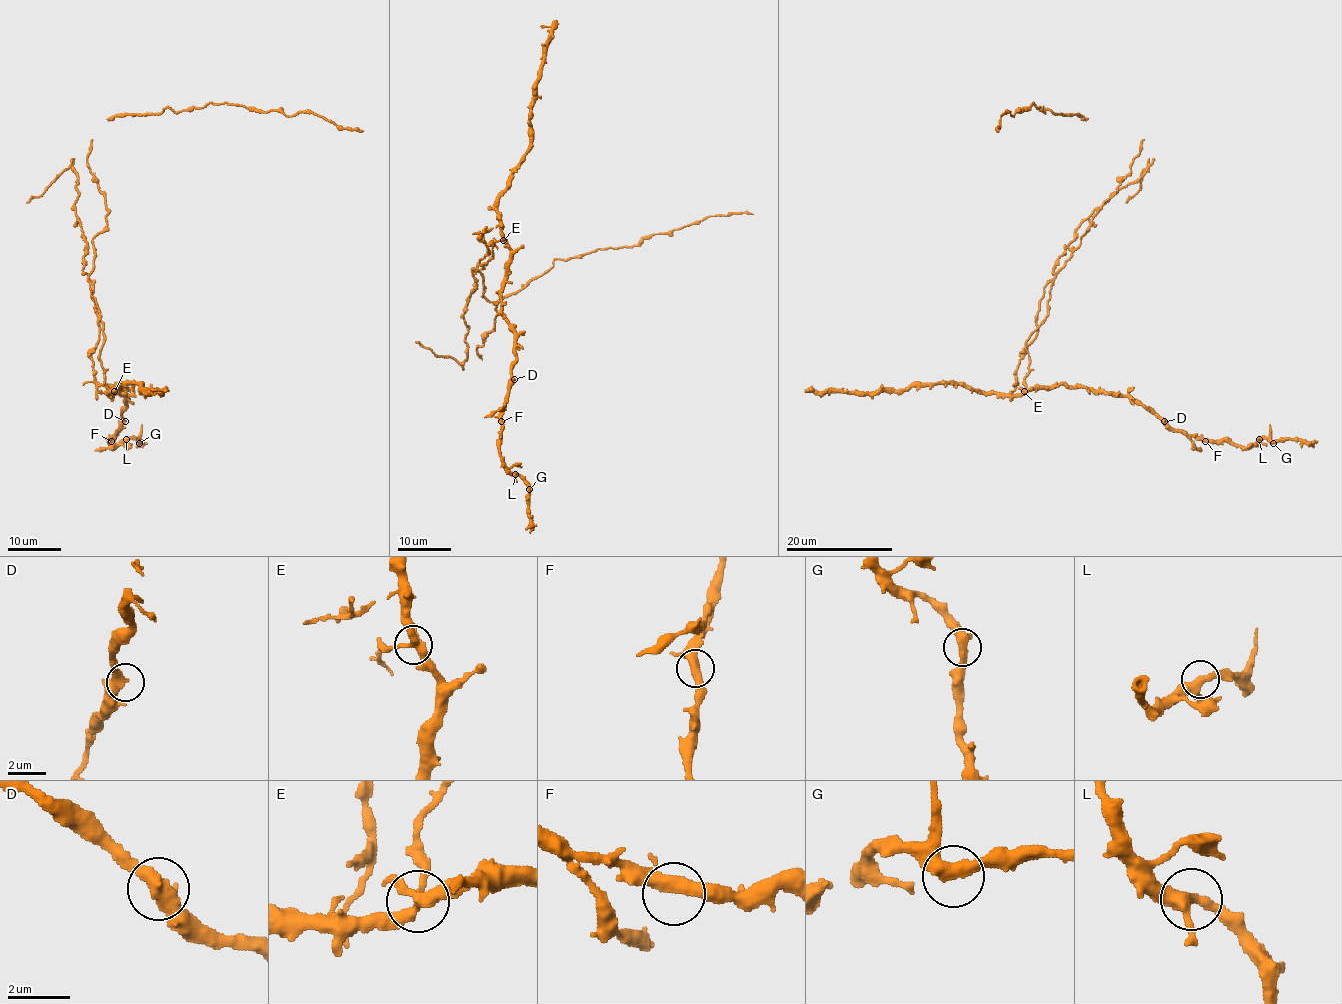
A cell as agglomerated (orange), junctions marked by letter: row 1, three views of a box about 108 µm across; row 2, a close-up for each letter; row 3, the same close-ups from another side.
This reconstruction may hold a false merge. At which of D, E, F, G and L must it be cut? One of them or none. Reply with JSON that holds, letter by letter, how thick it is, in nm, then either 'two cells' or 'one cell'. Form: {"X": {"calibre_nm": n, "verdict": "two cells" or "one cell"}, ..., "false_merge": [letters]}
{"D": {"calibre_nm": 400, "verdict": "one cell"}, "E": {"calibre_nm": 380, "verdict": "two cells"}, "F": {"calibre_nm": 360, "verdict": "one cell"}, "G": {"calibre_nm": 420, "verdict": "one cell"}, "L": {"calibre_nm": 360, "verdict": "one cell"}, "false_merge": ["E"]}

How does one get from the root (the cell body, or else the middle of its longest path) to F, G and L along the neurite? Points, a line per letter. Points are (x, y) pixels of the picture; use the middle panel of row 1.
F: (483, 290), (478, 271), (491, 257), (490, 241), (502, 240), (510, 264), (501, 310), (515, 360), (501, 421)
G: (483, 290), (478, 271), (502, 240), (515, 360), (499, 453), (529, 489)
L: (483, 290), (478, 271), (502, 240), (515, 360), (499, 453), (515, 474)

